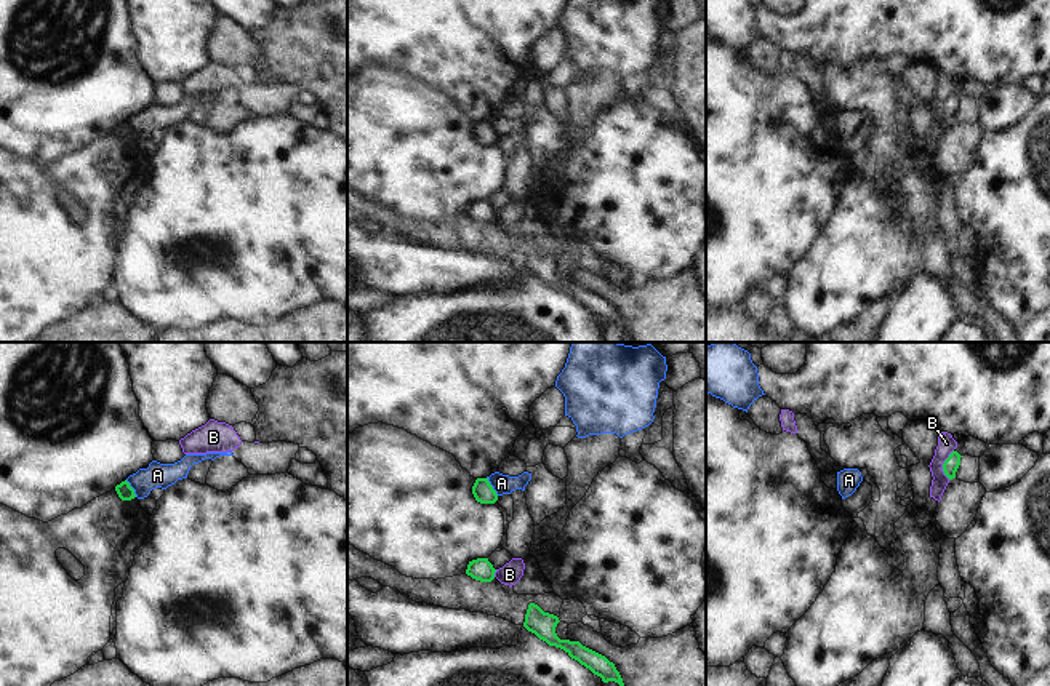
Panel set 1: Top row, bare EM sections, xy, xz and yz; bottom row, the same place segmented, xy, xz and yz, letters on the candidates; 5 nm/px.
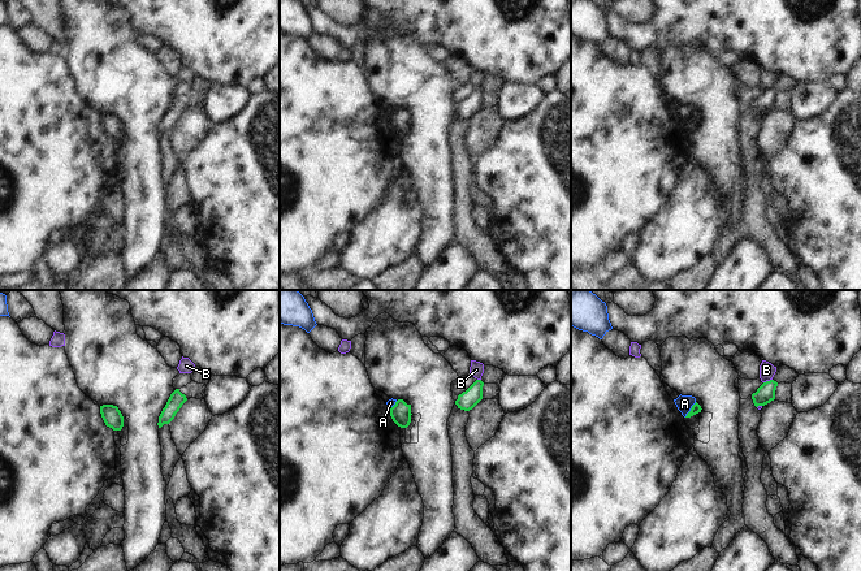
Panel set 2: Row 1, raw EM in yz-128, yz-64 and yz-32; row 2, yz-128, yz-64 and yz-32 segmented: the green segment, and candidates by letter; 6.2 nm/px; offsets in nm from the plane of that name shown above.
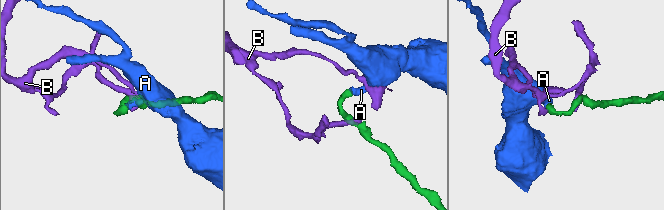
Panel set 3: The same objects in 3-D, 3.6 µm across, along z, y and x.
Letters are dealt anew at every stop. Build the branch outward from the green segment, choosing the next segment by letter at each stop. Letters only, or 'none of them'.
none of them.

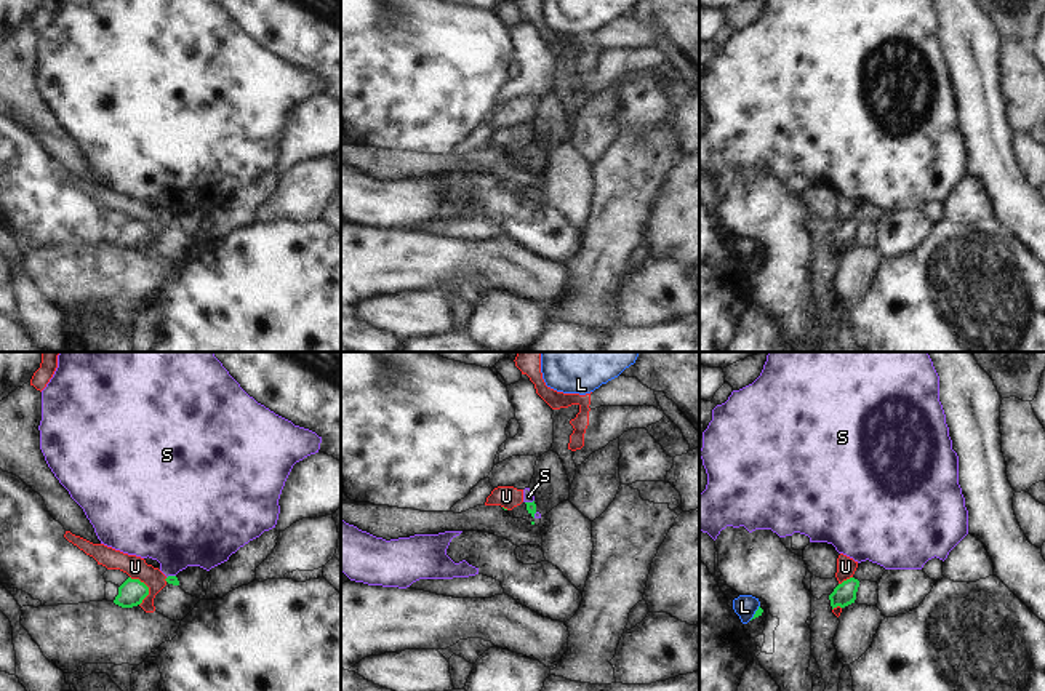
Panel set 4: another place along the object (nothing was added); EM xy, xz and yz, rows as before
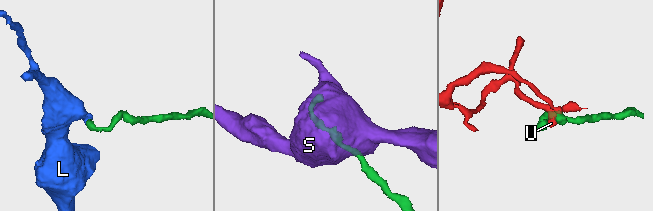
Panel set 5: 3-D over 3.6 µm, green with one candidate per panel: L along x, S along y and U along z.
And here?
none of them.

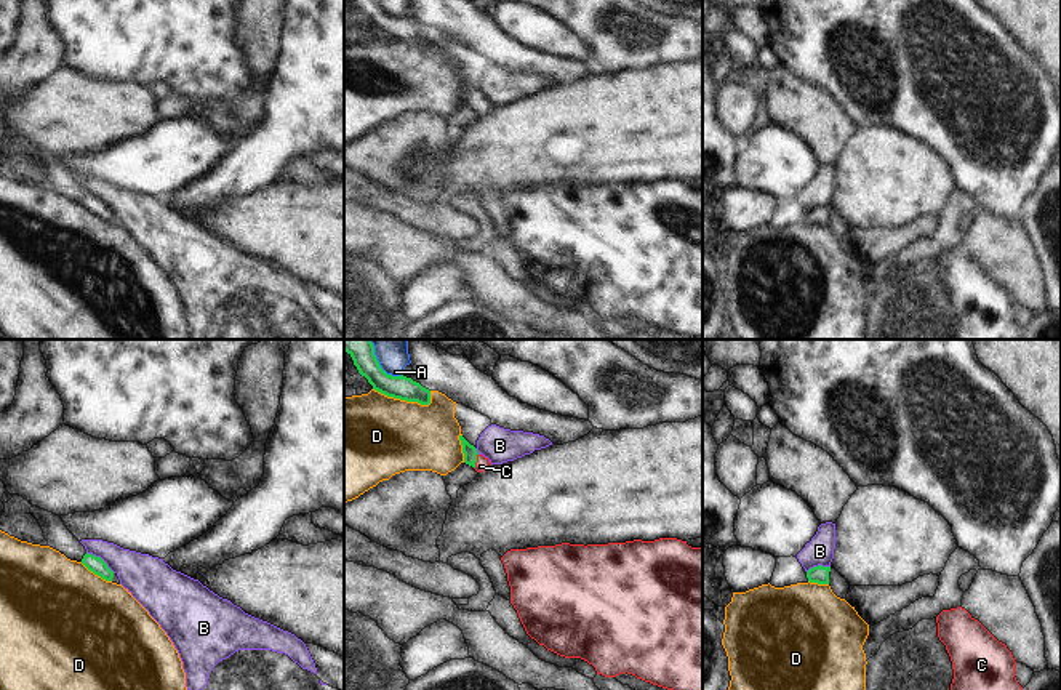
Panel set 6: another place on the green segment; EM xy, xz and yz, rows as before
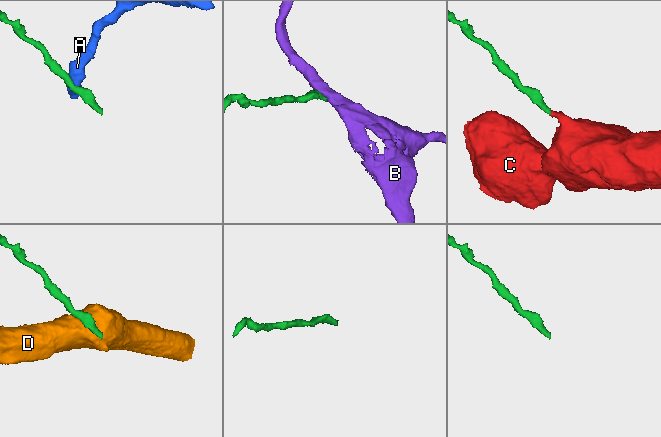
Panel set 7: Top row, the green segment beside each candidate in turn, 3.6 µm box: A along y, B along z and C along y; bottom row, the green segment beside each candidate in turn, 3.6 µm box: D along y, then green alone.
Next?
C.

